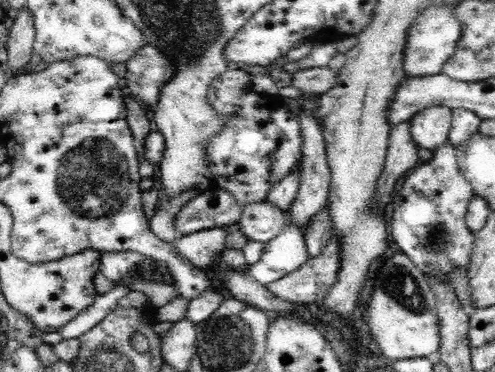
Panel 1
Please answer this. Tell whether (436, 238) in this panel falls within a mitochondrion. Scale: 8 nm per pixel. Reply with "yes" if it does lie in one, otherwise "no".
yes

